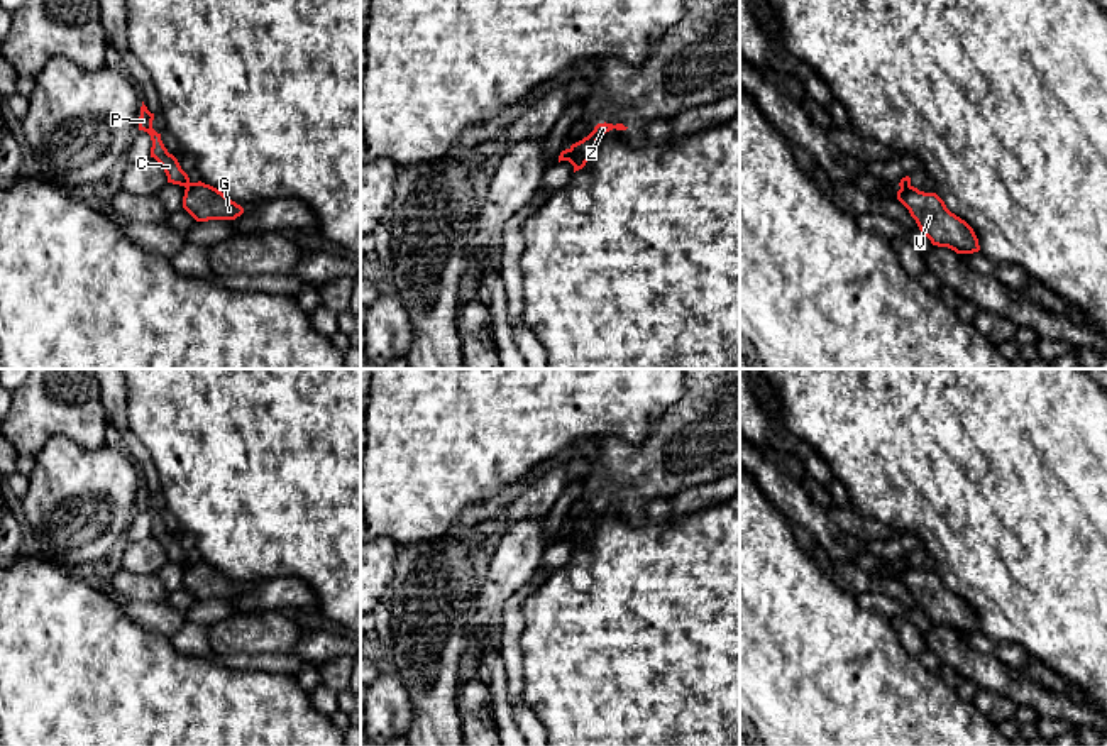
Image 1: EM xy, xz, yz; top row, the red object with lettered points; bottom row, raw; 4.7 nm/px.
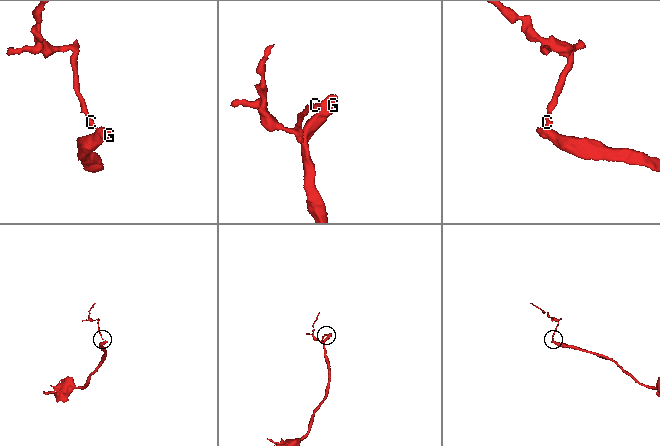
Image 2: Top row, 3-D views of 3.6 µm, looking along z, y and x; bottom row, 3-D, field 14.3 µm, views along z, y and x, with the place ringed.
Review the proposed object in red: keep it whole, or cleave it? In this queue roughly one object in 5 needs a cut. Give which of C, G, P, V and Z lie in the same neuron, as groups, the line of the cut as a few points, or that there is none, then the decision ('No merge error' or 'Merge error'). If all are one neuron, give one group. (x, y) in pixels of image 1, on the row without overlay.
Groups: C P / G V Z. Split along xy (192, 562), (185, 565). Merge error

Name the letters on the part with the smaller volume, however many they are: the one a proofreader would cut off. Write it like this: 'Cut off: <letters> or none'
Cut off: C, P

